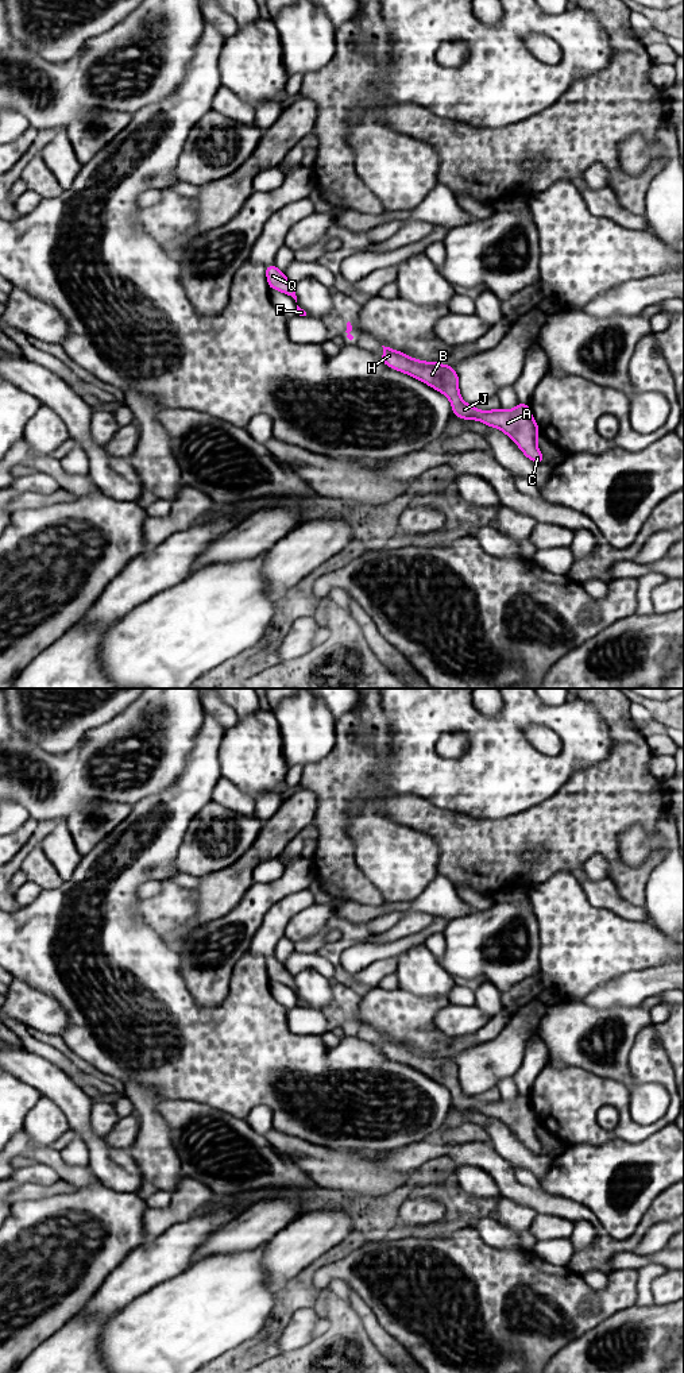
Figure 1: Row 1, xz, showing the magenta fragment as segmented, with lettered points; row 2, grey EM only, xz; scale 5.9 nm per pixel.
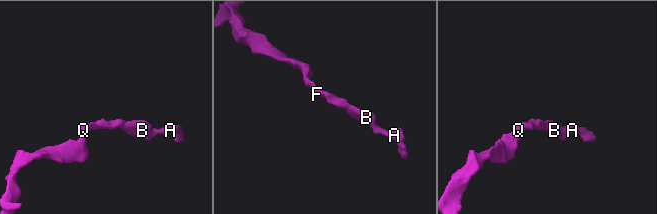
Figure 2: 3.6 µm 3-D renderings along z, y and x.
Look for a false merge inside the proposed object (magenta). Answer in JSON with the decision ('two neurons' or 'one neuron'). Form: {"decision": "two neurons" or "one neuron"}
{"decision": "one neuron"}

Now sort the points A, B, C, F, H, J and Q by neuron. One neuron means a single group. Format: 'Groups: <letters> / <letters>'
Groups: A B C F H J Q

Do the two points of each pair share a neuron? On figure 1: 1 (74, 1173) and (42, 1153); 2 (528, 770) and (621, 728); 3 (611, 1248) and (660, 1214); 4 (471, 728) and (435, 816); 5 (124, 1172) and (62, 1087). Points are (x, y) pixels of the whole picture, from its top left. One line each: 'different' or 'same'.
1: same
2: different
3: same
4: different
5: same

